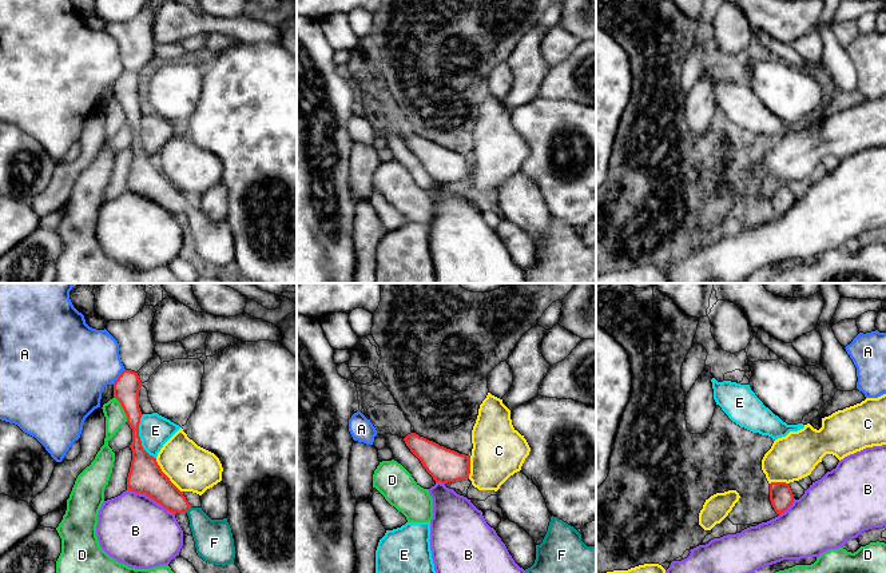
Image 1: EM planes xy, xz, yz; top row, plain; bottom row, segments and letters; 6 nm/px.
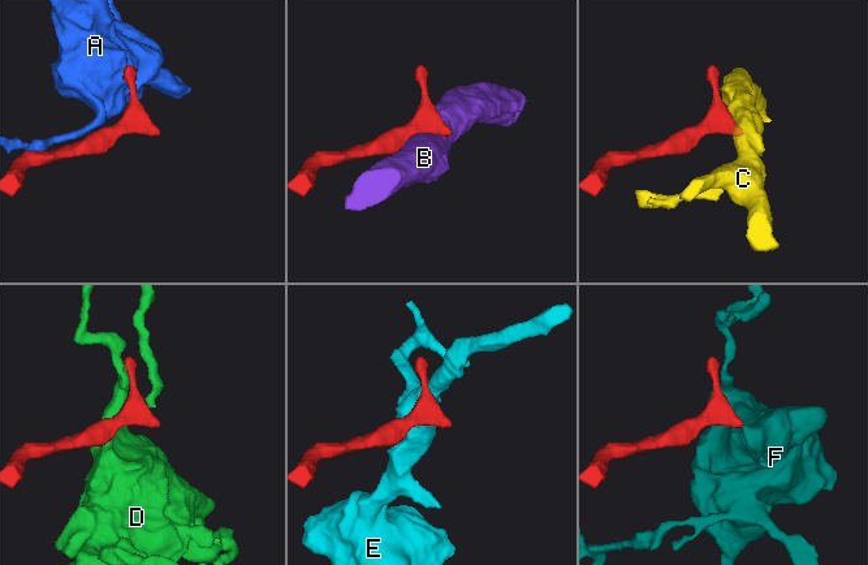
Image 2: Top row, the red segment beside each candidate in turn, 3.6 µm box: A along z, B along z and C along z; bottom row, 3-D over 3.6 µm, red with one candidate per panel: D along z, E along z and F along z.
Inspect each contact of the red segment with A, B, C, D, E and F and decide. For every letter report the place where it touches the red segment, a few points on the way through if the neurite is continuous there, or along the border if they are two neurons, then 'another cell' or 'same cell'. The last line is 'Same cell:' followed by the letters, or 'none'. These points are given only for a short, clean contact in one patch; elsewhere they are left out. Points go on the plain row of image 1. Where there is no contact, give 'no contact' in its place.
A: contact xy (118, 78); another cell
B: contact xy (151, 199); another cell
C: contact xy (166, 176); border xy (155, 159), (161, 171), (182, 193); another cell
D: contact xy (123, 110); another cell
E: contact xy (139, 138); border xy (142, 115), (139, 124), (140, 146), (155, 159); another cell
F: contact xy (187, 210); way xy (155, 184), (175, 203), (187, 210), (214, 242); same cell
Same cell: F

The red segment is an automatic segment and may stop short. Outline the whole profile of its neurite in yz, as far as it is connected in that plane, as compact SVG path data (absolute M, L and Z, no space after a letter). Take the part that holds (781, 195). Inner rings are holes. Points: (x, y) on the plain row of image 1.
M770 184L770 202L776 215L784 214L792 206L794 200L794 195L788 184Z

